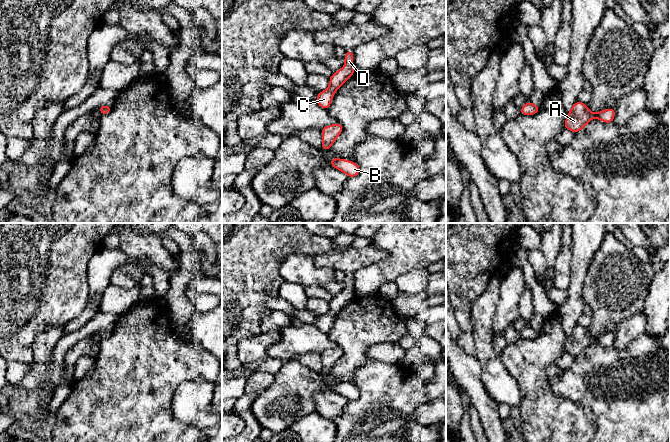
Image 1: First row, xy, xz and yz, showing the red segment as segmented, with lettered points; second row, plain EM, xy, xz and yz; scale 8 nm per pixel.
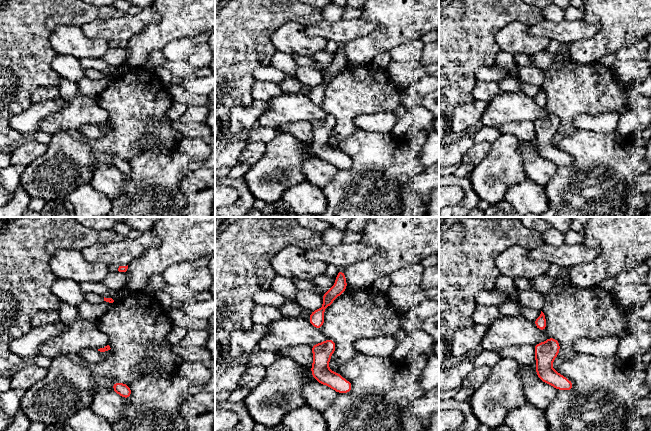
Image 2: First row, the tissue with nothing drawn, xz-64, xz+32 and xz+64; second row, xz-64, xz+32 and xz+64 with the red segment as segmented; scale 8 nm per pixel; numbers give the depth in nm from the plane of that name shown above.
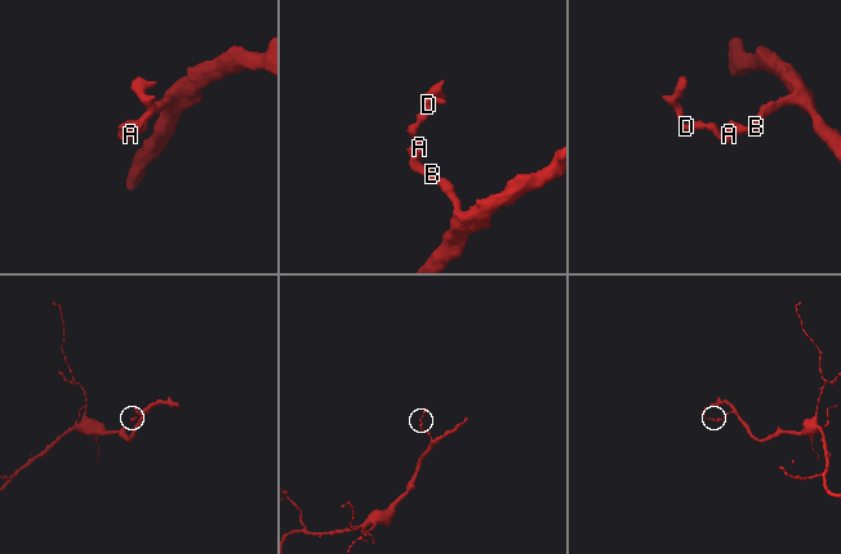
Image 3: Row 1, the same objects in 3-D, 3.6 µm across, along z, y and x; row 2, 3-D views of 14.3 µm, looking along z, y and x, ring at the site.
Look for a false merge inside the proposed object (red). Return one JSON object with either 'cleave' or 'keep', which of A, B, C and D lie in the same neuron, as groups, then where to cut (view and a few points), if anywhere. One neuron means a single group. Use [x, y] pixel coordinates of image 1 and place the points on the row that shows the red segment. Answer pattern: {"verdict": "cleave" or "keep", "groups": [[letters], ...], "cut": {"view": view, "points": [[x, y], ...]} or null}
{"verdict": "keep", "groups": [["A", "B", "C", "D"]], "cut": null}

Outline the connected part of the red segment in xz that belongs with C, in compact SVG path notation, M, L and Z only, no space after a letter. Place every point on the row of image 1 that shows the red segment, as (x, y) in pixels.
M353 49L346 51L344 60L345 66L329 77L329 88L319 92L317 95L316 102L324 109L329 109L334 93L355 73L353 67Z

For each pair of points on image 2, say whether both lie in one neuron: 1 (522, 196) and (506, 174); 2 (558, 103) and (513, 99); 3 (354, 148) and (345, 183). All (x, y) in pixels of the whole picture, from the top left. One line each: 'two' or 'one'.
1: two
2: two
3: one

